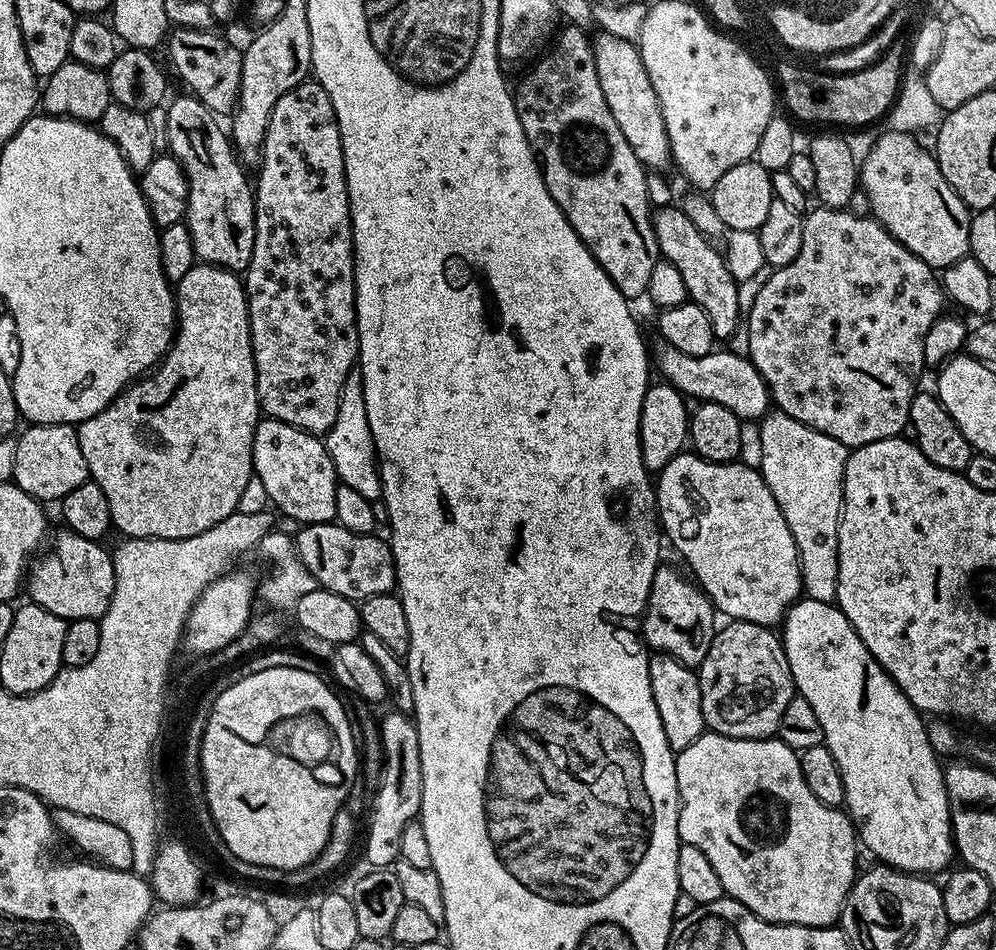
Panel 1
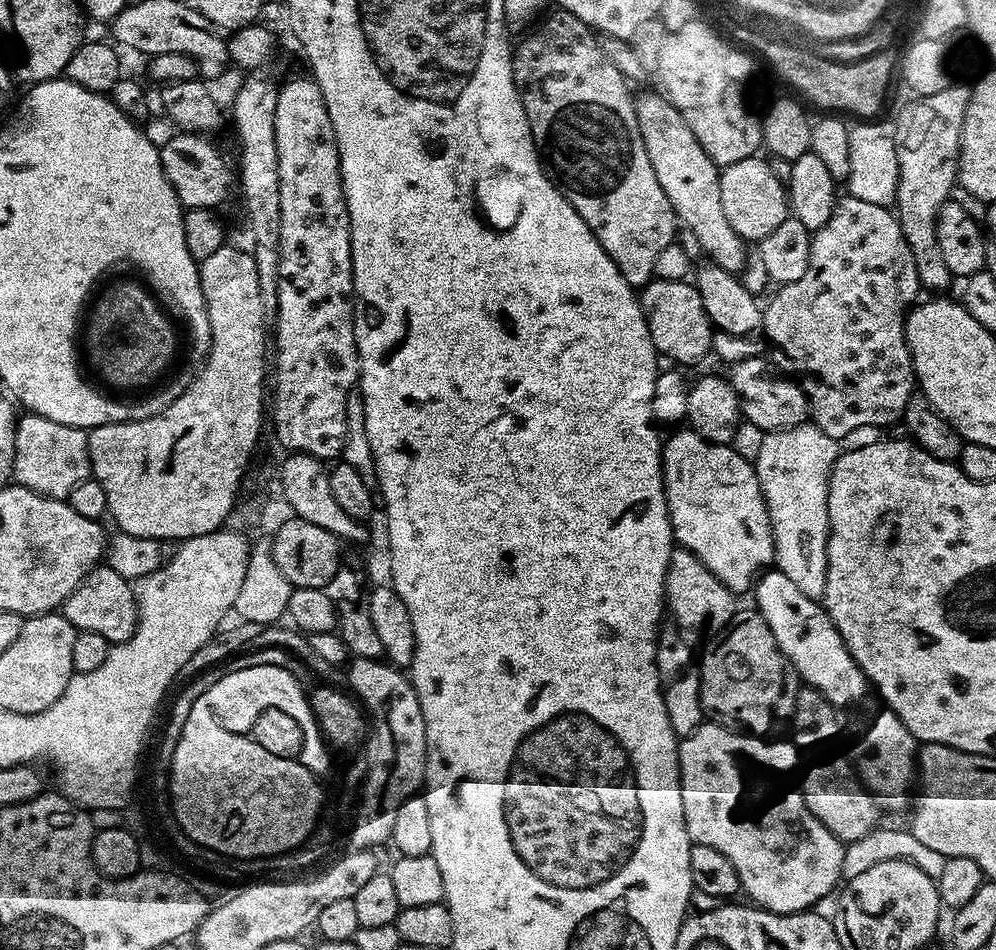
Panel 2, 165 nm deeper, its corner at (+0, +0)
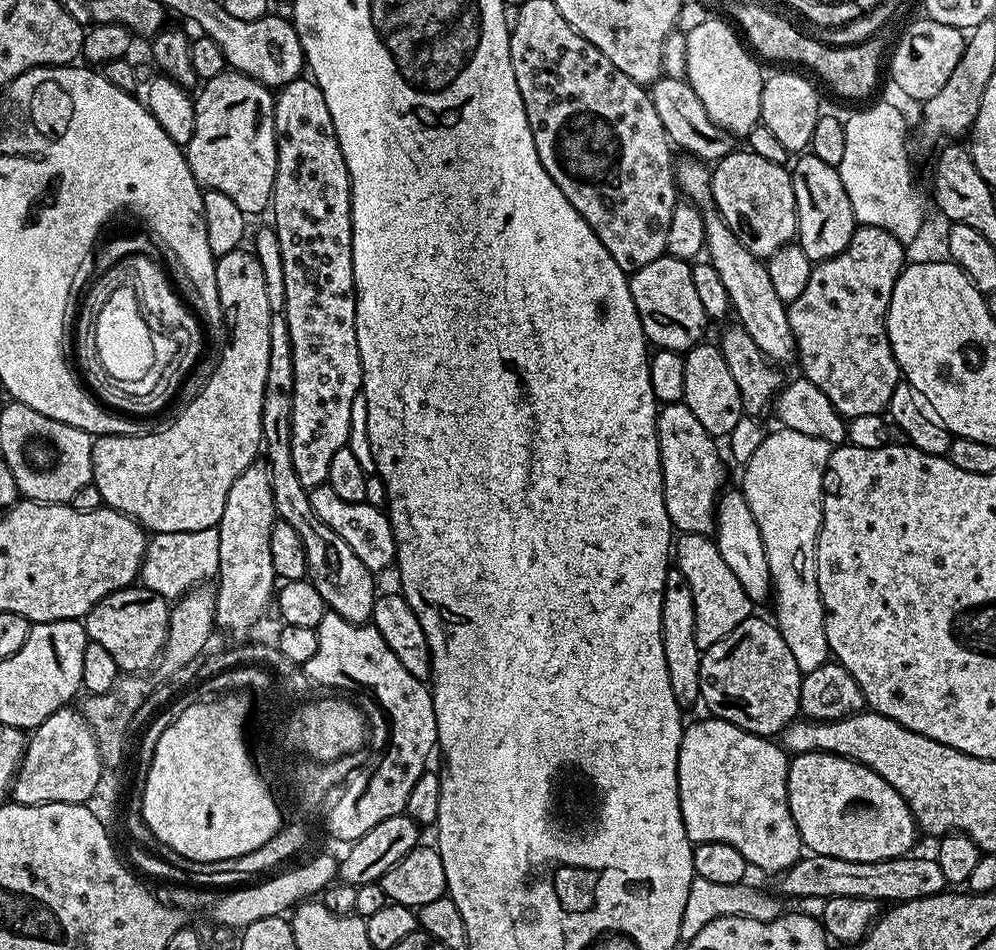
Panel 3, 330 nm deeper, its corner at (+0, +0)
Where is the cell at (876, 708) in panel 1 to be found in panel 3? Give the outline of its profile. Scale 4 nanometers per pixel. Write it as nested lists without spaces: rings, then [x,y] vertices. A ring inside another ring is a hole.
[[[721,491],[716,502],[716,526],[714,539],[718,550],[725,560],[726,566],[734,573],[734,578],[742,582],[742,590],[754,602],[760,602],[773,595],[772,575],[766,562],[766,546],[762,546],[762,534],[758,530],[758,522],[754,522],[754,514],[750,514],[750,506],[746,502],[743,491]]]

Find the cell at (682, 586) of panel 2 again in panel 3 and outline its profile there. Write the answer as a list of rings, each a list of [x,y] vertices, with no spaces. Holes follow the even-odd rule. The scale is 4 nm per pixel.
[[[702,532],[679,533],[674,540],[674,564],[686,578],[686,582],[690,586],[690,594],[694,594],[694,638],[701,650],[714,646],[714,642],[726,638],[726,634],[730,634],[734,630],[734,626],[738,626],[738,622],[753,615],[754,601],[748,597],[746,590],[742,590],[742,582],[738,582],[738,578],[734,578],[730,566],[726,566],[716,541],[711,535]]]

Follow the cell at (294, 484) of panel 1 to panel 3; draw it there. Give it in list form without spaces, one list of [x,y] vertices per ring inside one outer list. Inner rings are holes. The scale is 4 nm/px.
[[[328,483],[311,489],[308,493],[310,506],[338,538],[346,541],[346,546],[358,554],[358,559],[362,561],[362,566],[366,566],[373,574],[380,574],[383,568],[391,569],[396,562],[396,539],[392,523],[388,521],[388,513],[383,508],[375,508],[369,504],[347,504],[334,494],[334,490]]]

